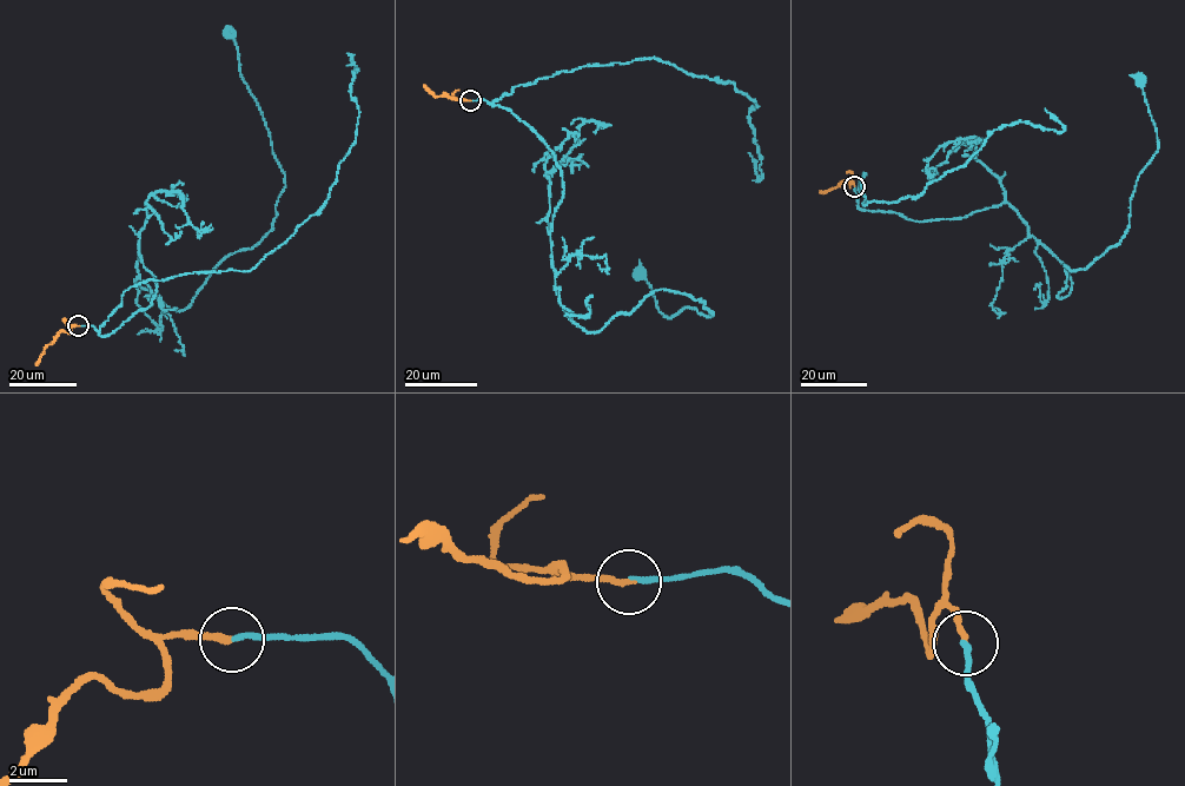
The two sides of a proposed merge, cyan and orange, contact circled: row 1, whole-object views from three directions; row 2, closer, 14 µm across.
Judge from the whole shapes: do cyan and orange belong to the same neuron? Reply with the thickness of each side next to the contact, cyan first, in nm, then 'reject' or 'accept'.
170/200 nm | reject

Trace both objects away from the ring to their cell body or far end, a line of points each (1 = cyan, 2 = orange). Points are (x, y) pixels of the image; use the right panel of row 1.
1: (854, 186), (917, 220), (1007, 202), (1066, 268), (1061, 298), (1158, 147), (1129, 74)
2: (854, 186), (847, 180), (819, 192)

